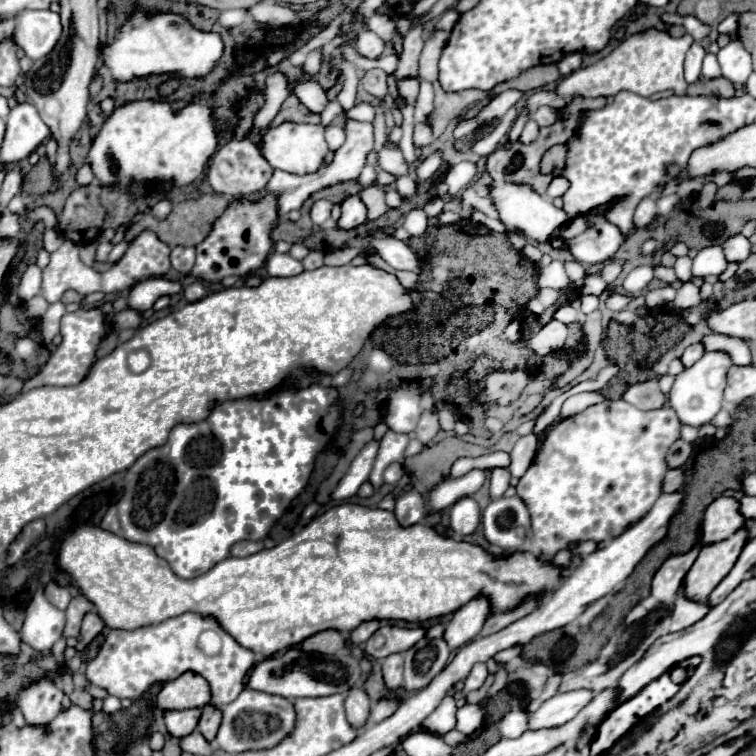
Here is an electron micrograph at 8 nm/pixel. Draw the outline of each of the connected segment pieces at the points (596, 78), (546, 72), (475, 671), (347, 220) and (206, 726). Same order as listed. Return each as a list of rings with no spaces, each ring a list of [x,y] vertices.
[[[650,27],[642,33],[630,35],[626,41],[622,41],[612,53],[608,53],[598,63],[572,71],[568,77],[560,81],[556,89],[566,101],[570,101],[574,95],[614,97],[618,91],[632,91],[642,97],[651,97],[664,89],[671,90],[676,95],[684,95],[688,87],[684,79],[684,57],[692,41],[694,41],[692,37],[676,39],[668,31]]]
[[[536,65],[536,67],[526,69],[524,73],[514,77],[512,81],[506,81],[500,87],[494,87],[488,93],[500,93],[508,87],[514,87],[514,89],[520,89],[520,91],[532,91],[532,89],[540,89],[544,85],[552,85],[558,77],[560,77],[560,73],[558,73],[556,65]]]
[[[476,663],[476,665],[472,667],[472,671],[468,673],[468,677],[464,679],[464,691],[468,693],[468,691],[474,691],[474,689],[482,687],[486,675],[488,675],[486,665],[484,665],[484,663]]]
[[[360,195],[346,197],[340,209],[342,209],[342,217],[338,221],[340,229],[354,229],[368,221],[368,207],[360,199]]]
[[[206,705],[202,709],[202,717],[200,717],[200,723],[198,723],[198,731],[206,737],[206,741],[212,741],[218,733],[218,727],[220,727],[220,721],[222,721],[222,713],[218,707],[214,705]]]

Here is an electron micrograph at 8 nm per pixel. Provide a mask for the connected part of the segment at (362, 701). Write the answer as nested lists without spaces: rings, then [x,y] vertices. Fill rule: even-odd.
[[[358,685],[350,687],[346,699],[344,699],[344,707],[346,707],[346,717],[354,727],[362,727],[362,723],[368,719],[370,713],[370,697],[366,695],[366,691]]]

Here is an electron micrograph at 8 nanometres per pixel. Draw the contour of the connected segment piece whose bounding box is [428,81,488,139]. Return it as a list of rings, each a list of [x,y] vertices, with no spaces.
[[[434,81],[432,85],[434,85],[436,97],[434,97],[434,111],[428,115],[428,123],[430,123],[430,127],[432,127],[434,139],[438,139],[438,137],[444,133],[446,125],[448,125],[452,119],[460,117],[462,111],[464,111],[468,105],[478,103],[478,101],[482,101],[482,99],[488,95],[488,93],[484,93],[484,91],[446,93],[446,91],[440,87],[438,81]]]

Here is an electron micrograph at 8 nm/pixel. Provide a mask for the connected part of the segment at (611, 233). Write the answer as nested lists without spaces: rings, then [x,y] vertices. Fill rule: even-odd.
[[[598,219],[596,223],[590,223],[584,233],[572,239],[564,239],[564,249],[570,251],[576,261],[594,265],[610,259],[622,241],[624,235],[618,231],[618,227],[606,223],[604,219]]]

